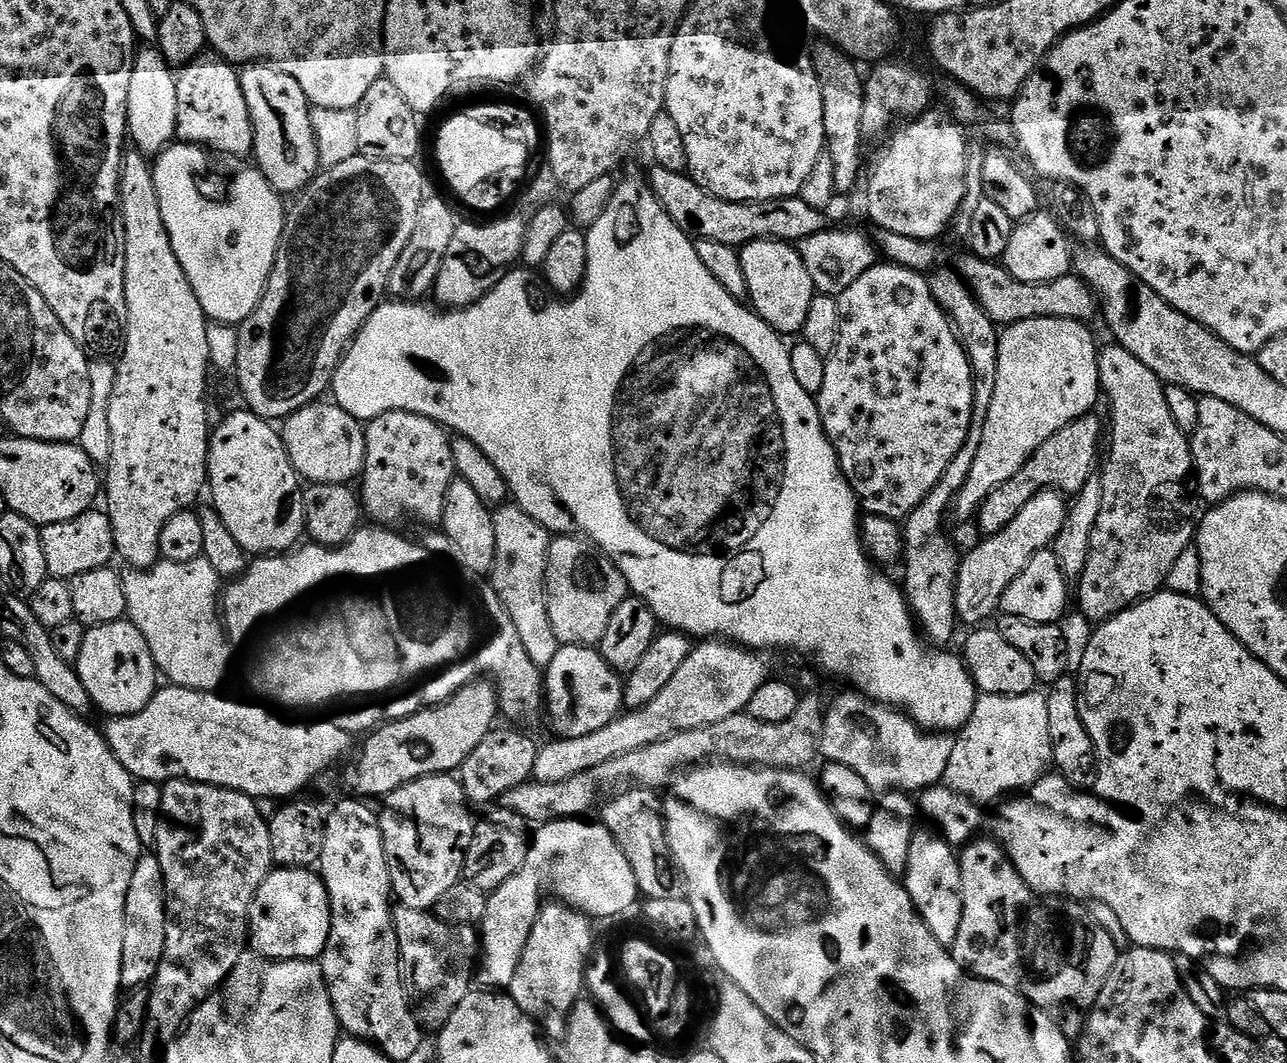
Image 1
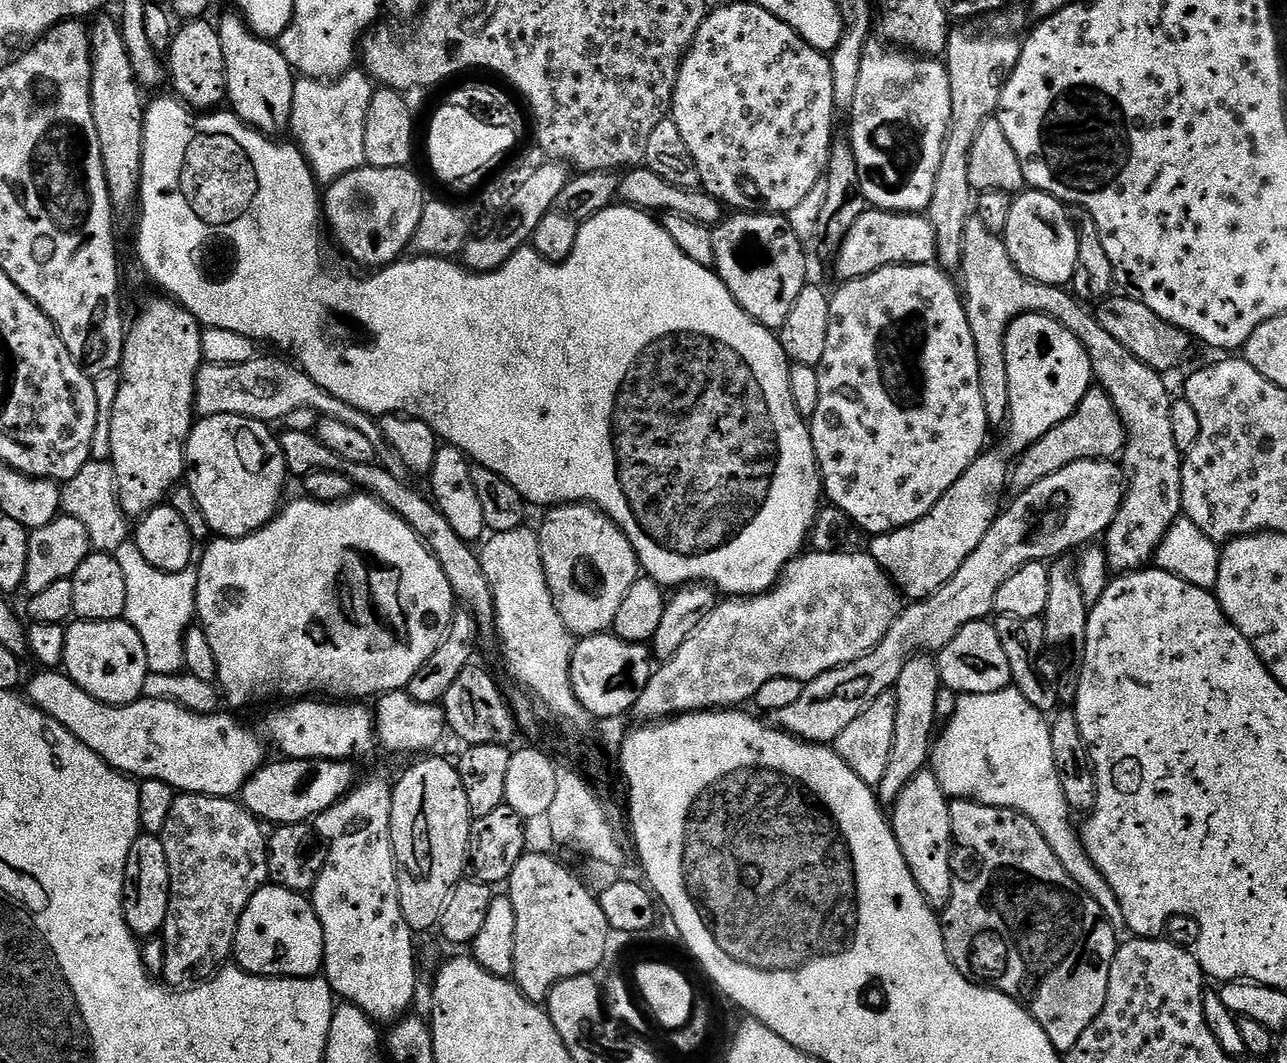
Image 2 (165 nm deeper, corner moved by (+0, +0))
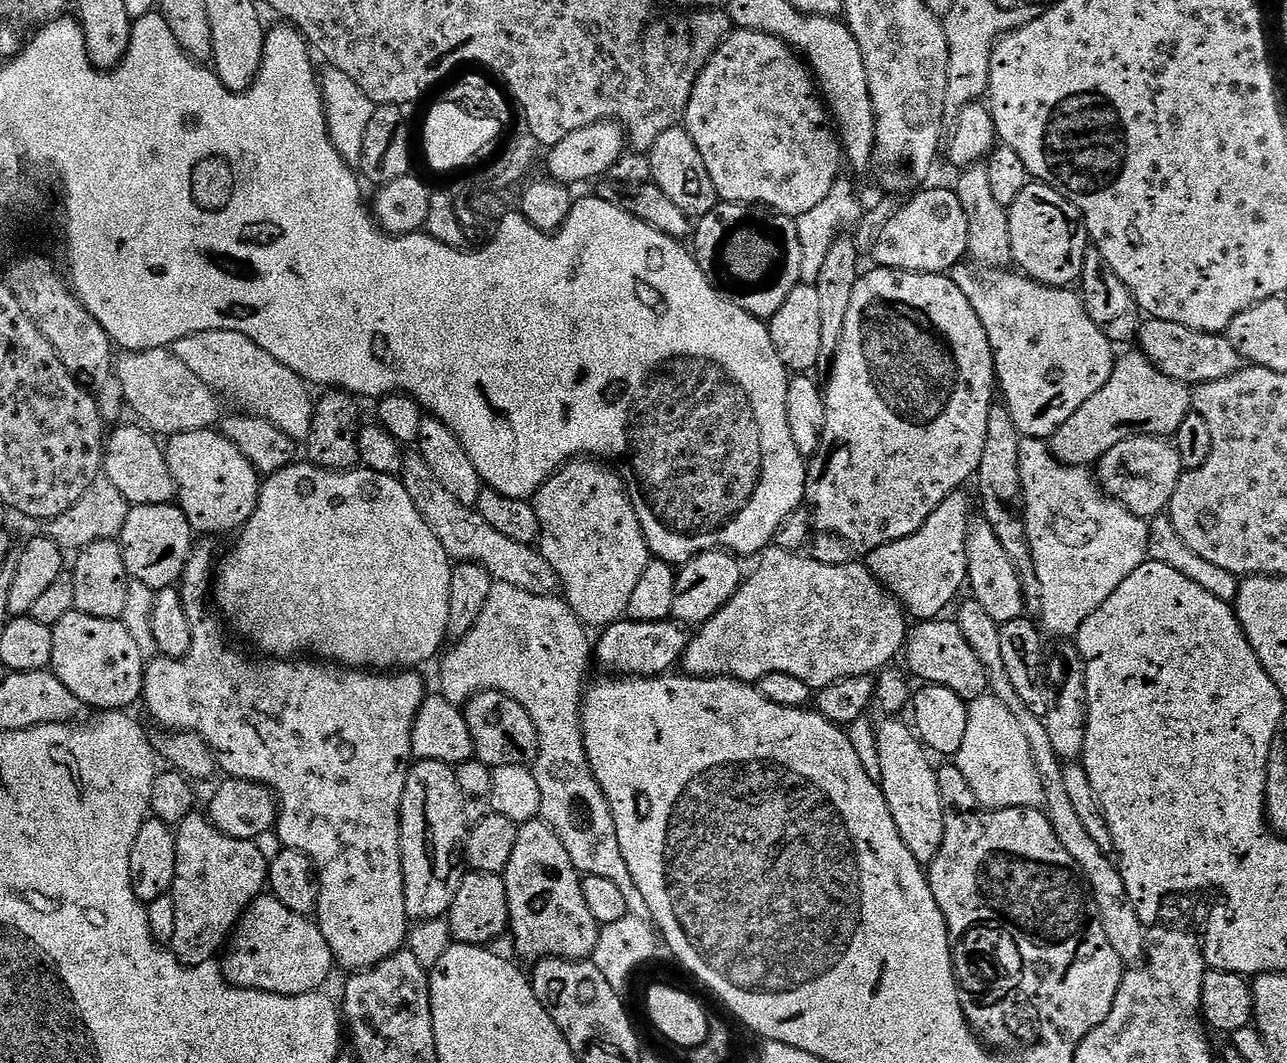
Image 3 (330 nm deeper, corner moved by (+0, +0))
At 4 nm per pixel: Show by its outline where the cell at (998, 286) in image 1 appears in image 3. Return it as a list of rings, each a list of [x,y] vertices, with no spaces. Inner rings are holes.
[[[1145,319],[1140,326],[1138,348],[1155,368],[1162,370],[1162,374],[1189,386],[1230,378],[1230,374],[1242,366],[1238,350],[1230,346],[1227,335],[1190,330],[1186,326],[1178,326],[1178,322]]]

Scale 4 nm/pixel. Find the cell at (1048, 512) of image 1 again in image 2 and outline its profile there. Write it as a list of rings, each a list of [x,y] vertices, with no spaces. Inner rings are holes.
[[[1079,460],[1070,462],[1070,466],[1062,466],[1062,470],[1050,473],[1042,478],[1042,482],[1036,482],[1029,490],[1019,493],[1014,498],[1016,500],[1009,507],[1007,505],[991,524],[986,538],[978,542],[978,550],[974,550],[974,554],[970,554],[970,558],[966,558],[966,562],[958,566],[958,574],[954,574],[954,578],[950,578],[950,582],[946,582],[942,590],[924,600],[905,603],[890,630],[886,630],[886,638],[882,638],[882,642],[878,642],[874,650],[854,662],[843,664],[840,668],[807,681],[802,690],[802,698],[798,698],[798,702],[783,710],[771,713],[771,723],[782,731],[797,736],[799,740],[805,740],[807,744],[831,745],[838,738],[838,734],[842,734],[842,730],[846,730],[846,726],[850,726],[850,722],[854,722],[854,718],[867,710],[883,692],[895,689],[898,674],[902,674],[902,666],[906,666],[911,656],[925,650],[939,654],[950,642],[950,638],[954,638],[954,634],[962,630],[962,626],[975,620],[988,620],[993,615],[1002,582],[1006,582],[1006,578],[1010,578],[1021,566],[1051,562],[1068,554],[1071,548],[1079,549],[1095,541],[1092,540],[1095,536],[1096,539],[1103,537],[1122,506],[1125,491],[1126,477],[1119,463],[1112,460]]]

